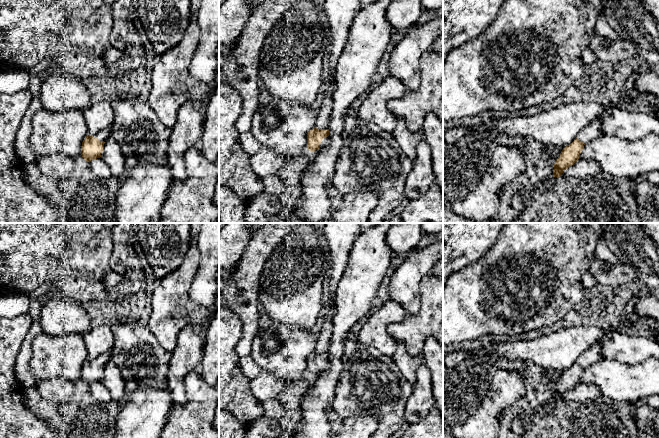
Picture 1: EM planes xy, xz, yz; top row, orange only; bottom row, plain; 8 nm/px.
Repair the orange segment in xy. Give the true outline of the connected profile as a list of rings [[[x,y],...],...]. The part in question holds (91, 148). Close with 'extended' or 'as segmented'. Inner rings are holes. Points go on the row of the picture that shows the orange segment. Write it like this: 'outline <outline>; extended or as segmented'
outline [[[111,128],[101,130],[96,136],[86,136],[82,142],[81,155],[87,161],[101,157],[105,141],[111,136]]]; extended

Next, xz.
outline [[[314,127],[307,134],[307,148],[310,152],[326,147],[329,141],[329,129],[318,129]]]; extended

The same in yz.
outline [[[601,116],[581,129],[574,141],[563,148],[560,156],[555,160],[553,177],[563,176],[563,171],[579,159],[584,145],[604,135],[600,120]]]; extended

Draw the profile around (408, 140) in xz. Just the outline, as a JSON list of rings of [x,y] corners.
[[[398,118],[398,123],[392,132],[392,136],[411,160],[416,157],[418,144],[424,140],[423,129],[419,132],[409,130],[403,118]]]

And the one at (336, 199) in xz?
[[[332,181],[326,185],[326,191],[332,207],[332,217],[328,220],[324,220],[318,223],[335,223],[333,216],[342,205],[344,196],[337,191],[337,189],[333,186]]]

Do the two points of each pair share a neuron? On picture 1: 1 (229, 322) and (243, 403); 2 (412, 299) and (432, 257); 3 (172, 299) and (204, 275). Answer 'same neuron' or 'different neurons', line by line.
1: same neuron
2: same neuron
3: different neurons

